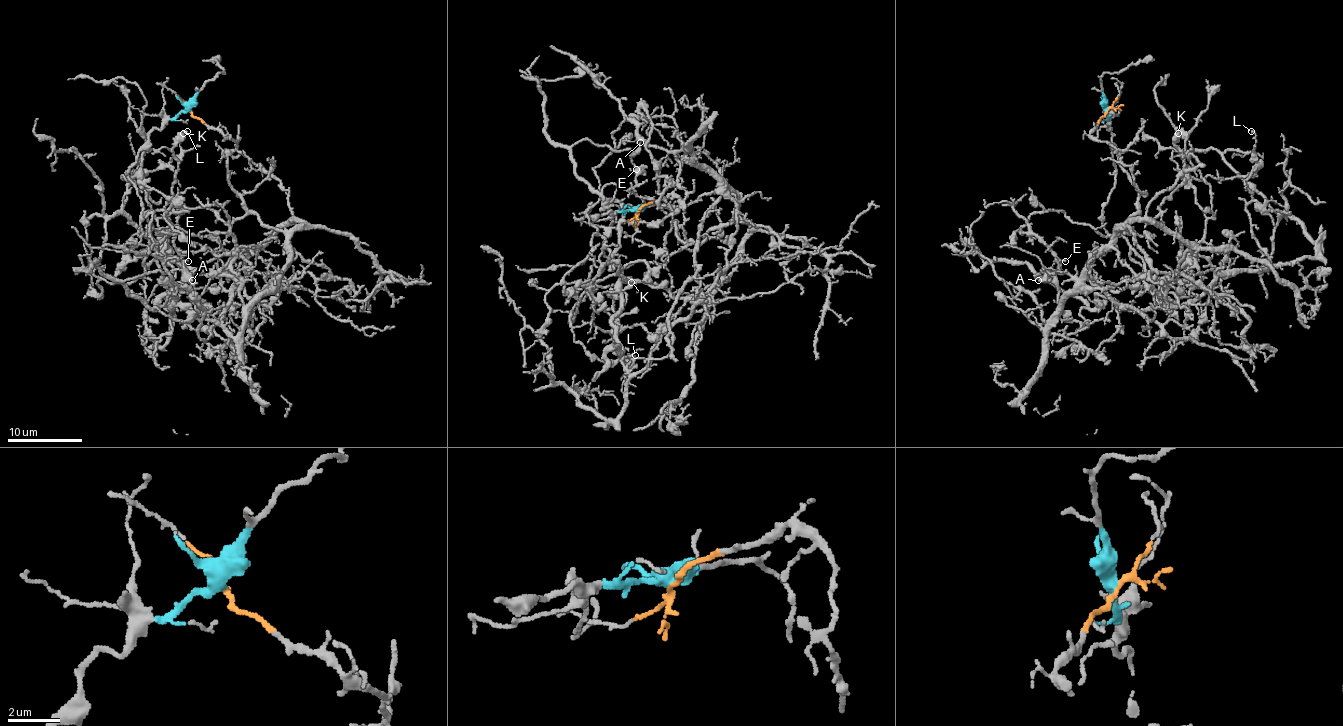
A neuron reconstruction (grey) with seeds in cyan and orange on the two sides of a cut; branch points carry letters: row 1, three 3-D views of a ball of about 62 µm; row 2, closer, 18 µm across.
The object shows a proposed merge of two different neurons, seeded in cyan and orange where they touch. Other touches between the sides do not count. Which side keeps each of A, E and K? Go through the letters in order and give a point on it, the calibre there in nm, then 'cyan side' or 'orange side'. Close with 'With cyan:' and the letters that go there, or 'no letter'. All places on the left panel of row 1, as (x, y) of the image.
A: at (192, 280); 280 nm thick; cyan side
E: at (188, 261); 90 nm thick; cyan side
K: at (183, 133); 600 nm thick; cyan side
With cyan: A, E, K

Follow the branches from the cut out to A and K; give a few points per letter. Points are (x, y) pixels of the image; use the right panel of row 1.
A: (1107, 110), (1103, 228), (1164, 295), (1150, 310), (1097, 295), (1090, 308), (1045, 269), (1038, 280)
K: (1107, 110), (1114, 187), (1103, 228), (1164, 284), (1213, 215), (1211, 185), (1176, 144), (1177, 133)

